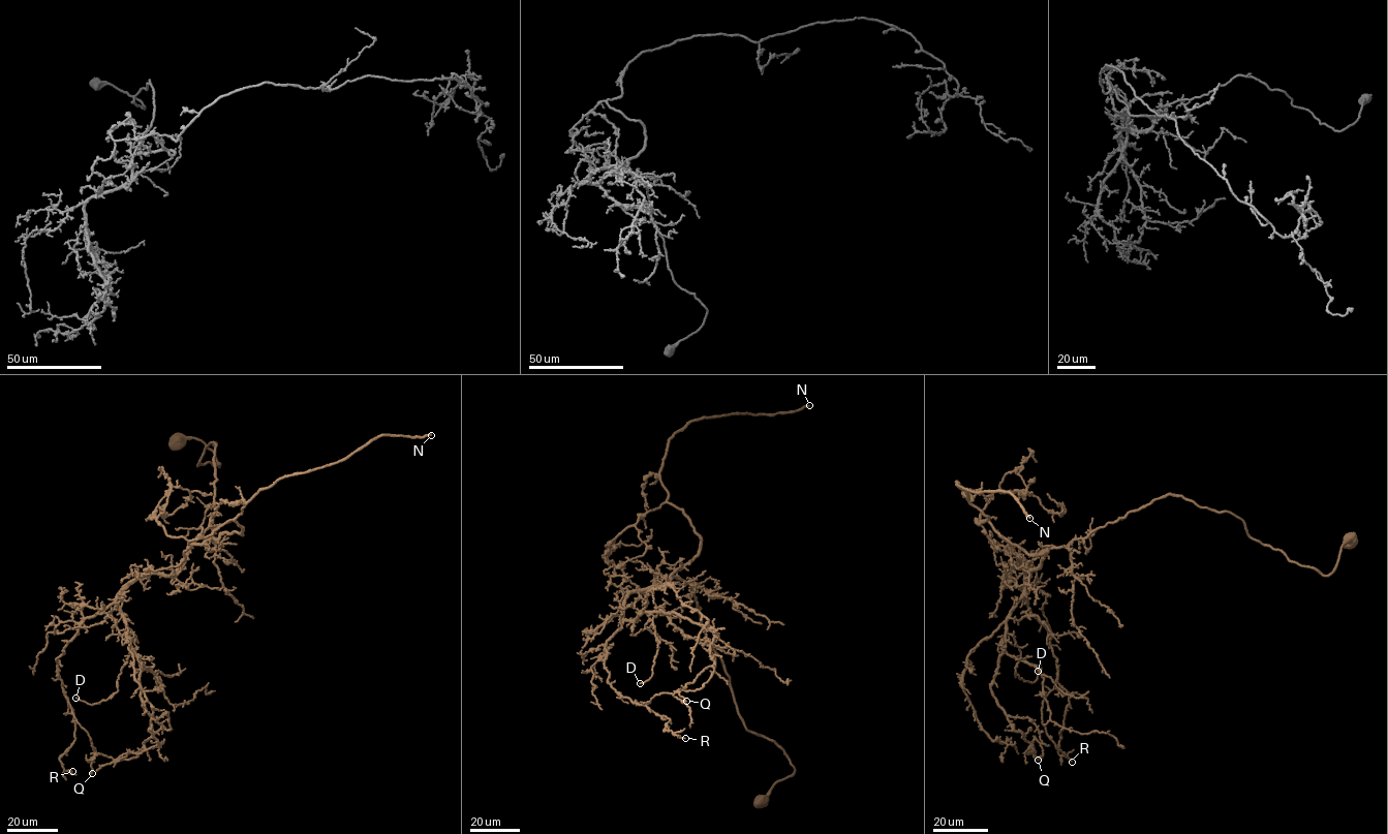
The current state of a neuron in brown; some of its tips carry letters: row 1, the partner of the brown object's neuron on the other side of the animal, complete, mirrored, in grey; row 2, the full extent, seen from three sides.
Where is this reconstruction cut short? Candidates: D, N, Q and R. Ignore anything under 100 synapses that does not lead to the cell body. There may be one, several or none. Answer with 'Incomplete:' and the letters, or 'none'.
Incomplete: N

